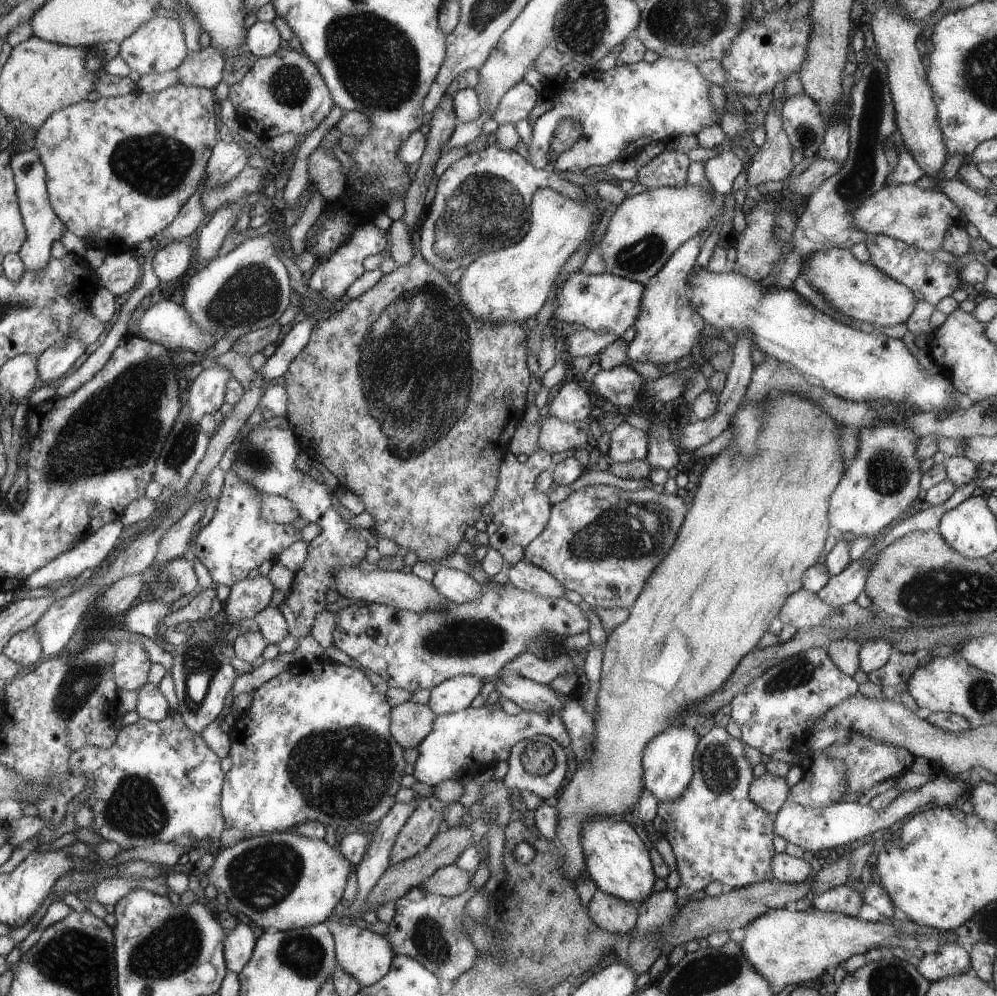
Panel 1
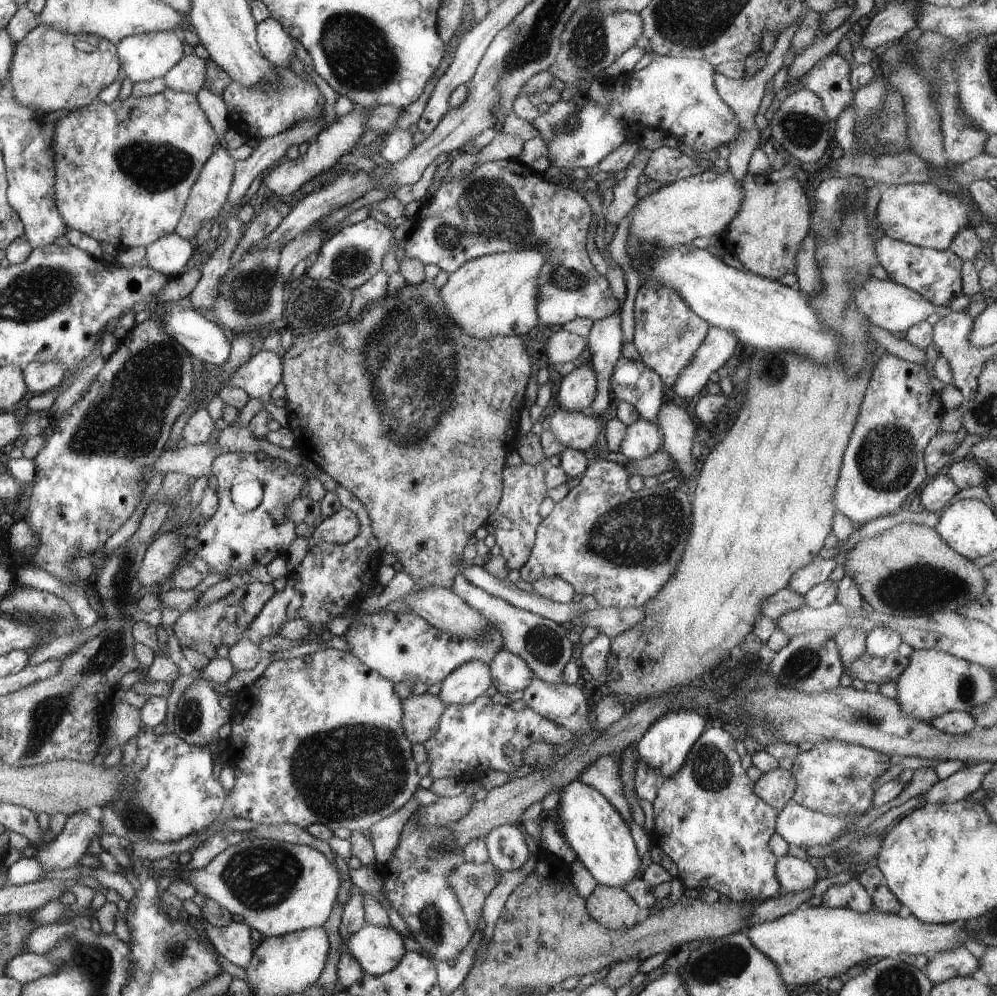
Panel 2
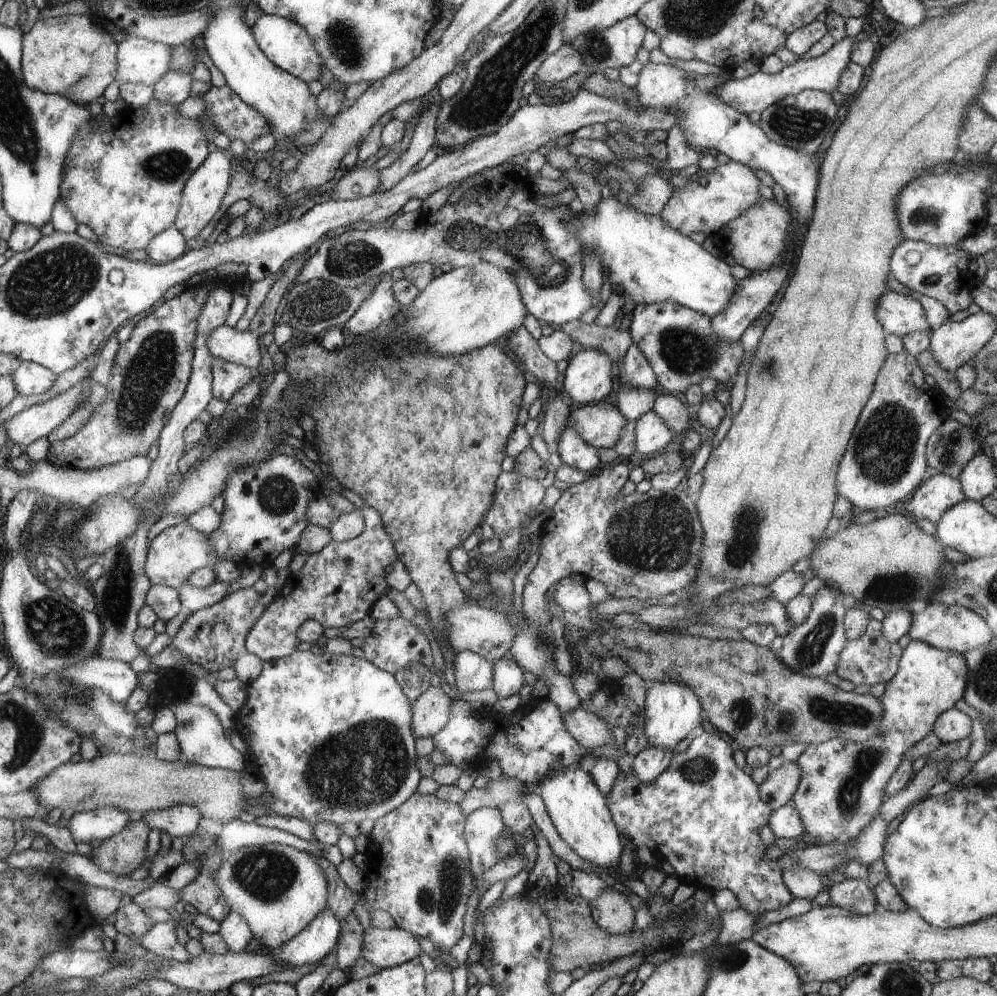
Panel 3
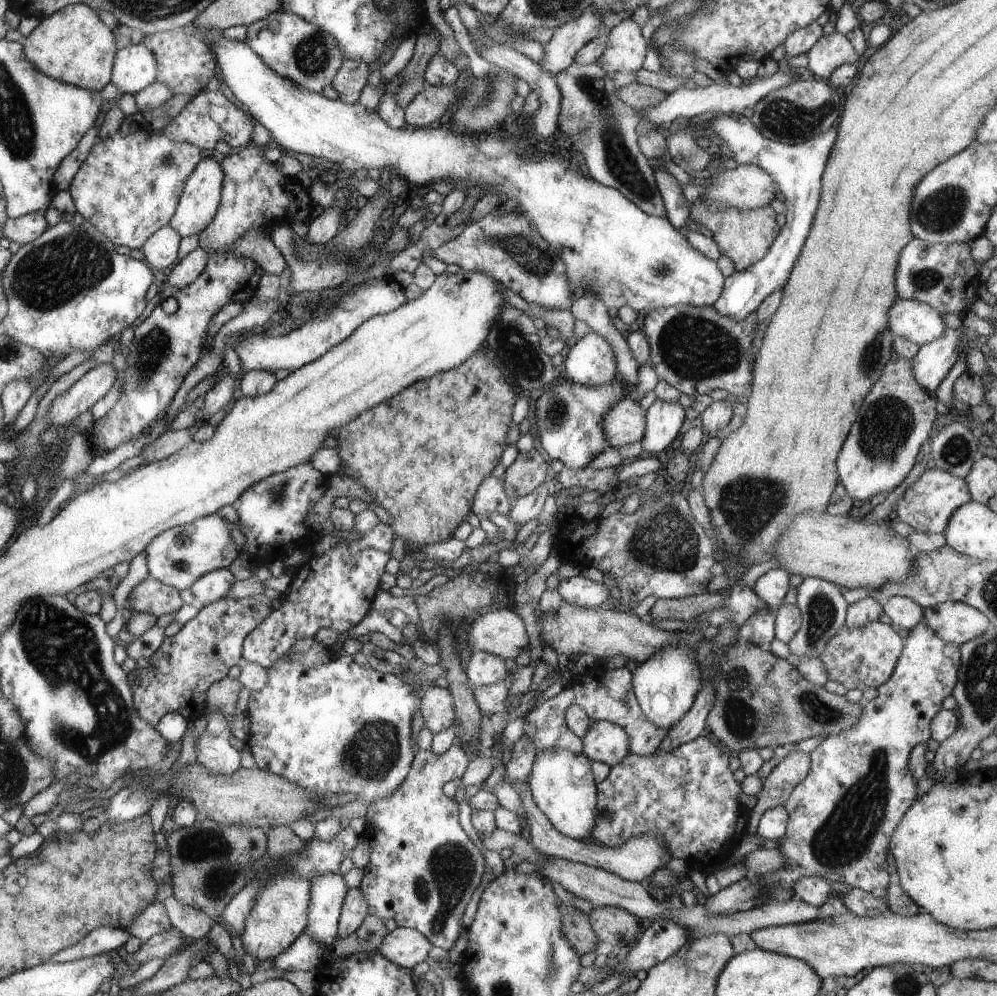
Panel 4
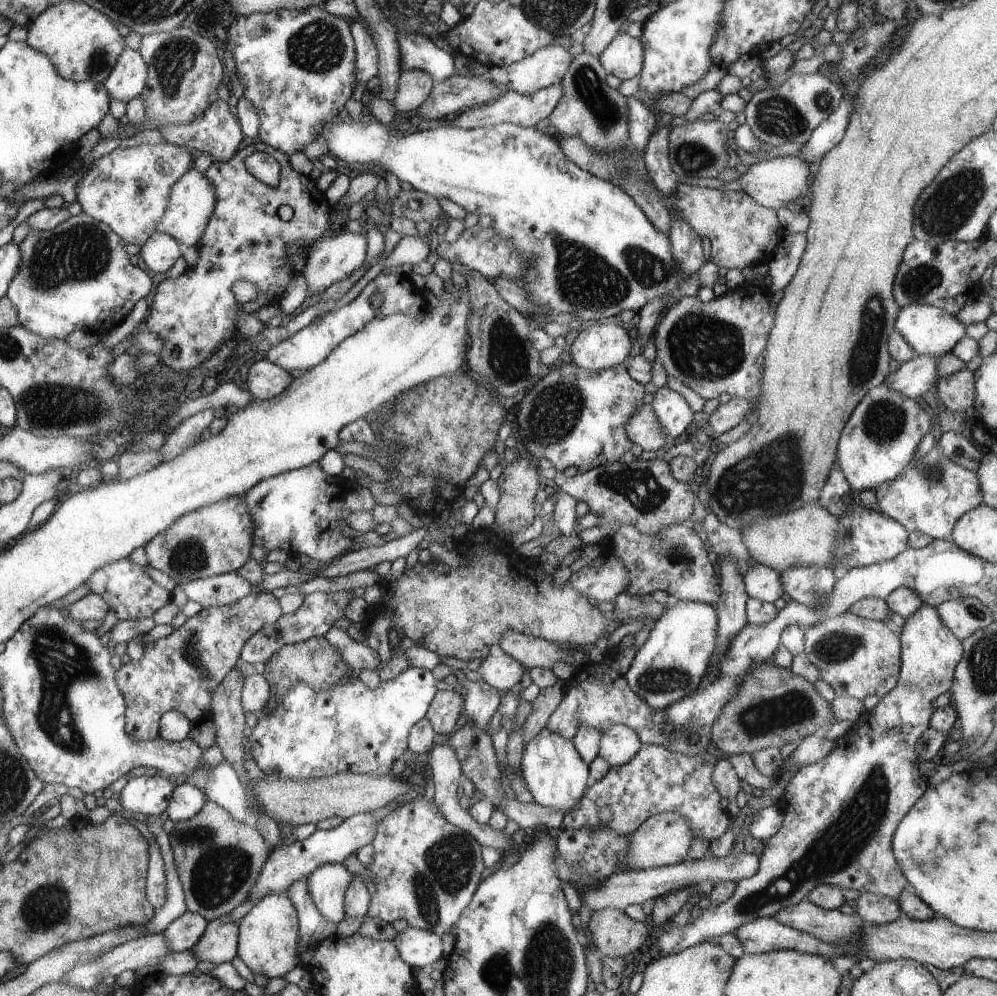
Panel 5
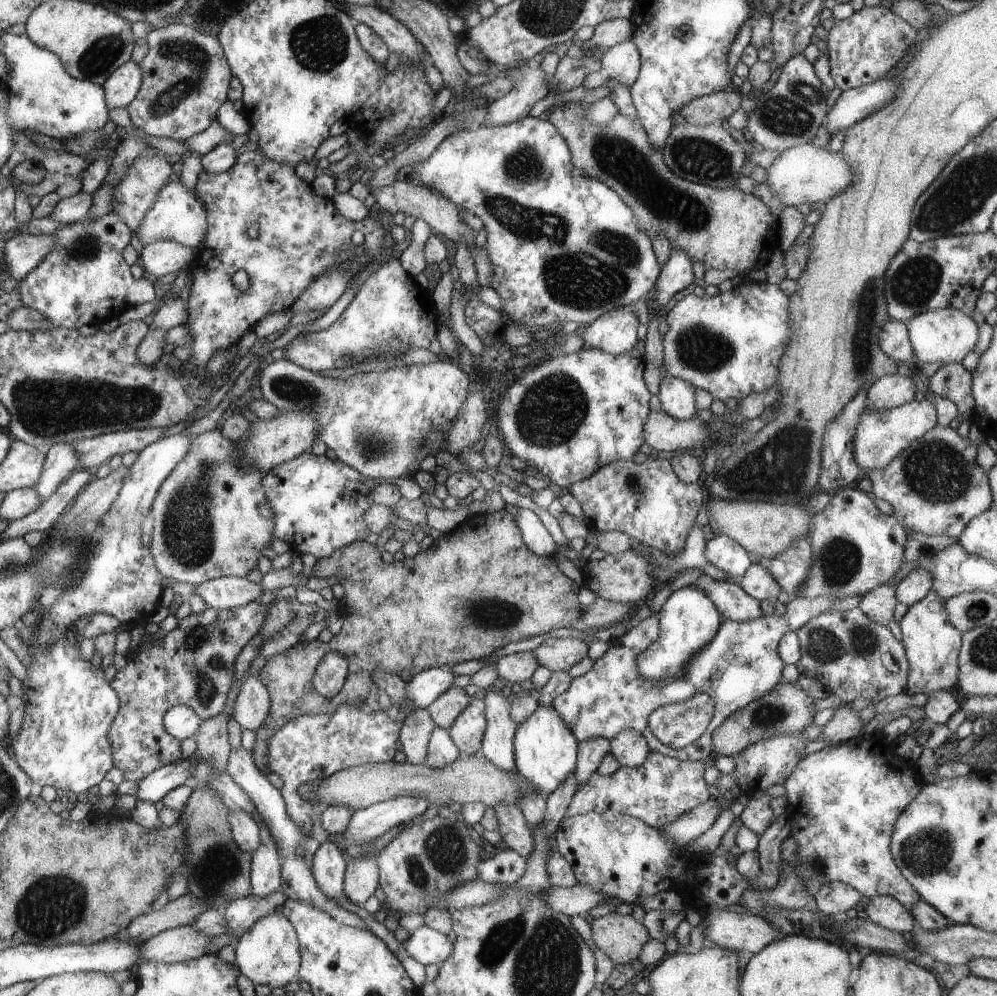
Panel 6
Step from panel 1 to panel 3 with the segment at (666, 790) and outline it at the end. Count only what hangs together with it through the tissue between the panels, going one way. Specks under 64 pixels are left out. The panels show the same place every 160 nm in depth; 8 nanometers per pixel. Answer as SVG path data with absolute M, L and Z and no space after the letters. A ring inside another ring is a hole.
M661 680L646 685L643 730L648 742L654 747L674 749L678 742L684 740L694 728L701 725L700 712L703 708L700 699L682 681Z

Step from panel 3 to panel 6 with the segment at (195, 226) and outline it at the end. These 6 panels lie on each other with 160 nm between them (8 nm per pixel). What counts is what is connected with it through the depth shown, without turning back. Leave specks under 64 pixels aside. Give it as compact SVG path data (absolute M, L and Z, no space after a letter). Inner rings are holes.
M174 177L162 188L157 202L149 211L149 214L145 216L145 220L138 228L135 237L138 248L144 248L158 240L168 240L198 249L205 243L208 231L208 210L205 202L202 201L201 196L195 189L186 185L184 180Z

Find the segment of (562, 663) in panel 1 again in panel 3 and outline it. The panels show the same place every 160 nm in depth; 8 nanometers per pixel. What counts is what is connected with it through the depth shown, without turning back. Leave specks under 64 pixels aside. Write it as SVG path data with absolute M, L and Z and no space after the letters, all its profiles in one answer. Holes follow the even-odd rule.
M502 658L502 661L494 663L494 680L491 688L499 698L508 698L512 694L520 693L520 688L526 684L523 668L508 658Z

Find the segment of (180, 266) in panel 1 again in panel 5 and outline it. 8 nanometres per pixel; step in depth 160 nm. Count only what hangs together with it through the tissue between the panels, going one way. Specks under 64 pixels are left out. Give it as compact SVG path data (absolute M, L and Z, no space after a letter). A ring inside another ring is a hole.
M154 233L143 244L140 250L141 261L150 272L160 274L170 270L176 260L183 255L183 247L171 236L164 233Z

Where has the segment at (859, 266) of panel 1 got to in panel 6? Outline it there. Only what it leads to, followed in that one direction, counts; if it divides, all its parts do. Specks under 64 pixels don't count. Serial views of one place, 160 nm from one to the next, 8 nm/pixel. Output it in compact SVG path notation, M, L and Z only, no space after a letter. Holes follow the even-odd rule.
M950 307L920 312L912 316L905 325L914 355L919 362L961 363L966 354L974 351L974 346L978 344L978 324L964 312Z

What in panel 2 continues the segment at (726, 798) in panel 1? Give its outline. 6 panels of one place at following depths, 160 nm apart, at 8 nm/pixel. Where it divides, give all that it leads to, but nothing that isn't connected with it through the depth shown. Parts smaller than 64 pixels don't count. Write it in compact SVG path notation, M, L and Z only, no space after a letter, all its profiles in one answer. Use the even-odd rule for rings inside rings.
M718 723L704 730L690 748L683 767L658 787L656 798L651 802L654 815L652 846L657 846L676 862L678 878L684 888L700 891L710 887L730 902L753 901L758 904L785 893L775 875L778 857L768 845L770 836L775 832L778 810L755 794L755 782L746 775L740 759L735 739Z

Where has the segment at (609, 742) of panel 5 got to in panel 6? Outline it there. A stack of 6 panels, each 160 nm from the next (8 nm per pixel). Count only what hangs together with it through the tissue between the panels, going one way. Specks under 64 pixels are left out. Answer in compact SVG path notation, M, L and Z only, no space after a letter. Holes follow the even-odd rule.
M622 730L610 742L610 754L621 767L635 768L646 760L651 749L640 732Z

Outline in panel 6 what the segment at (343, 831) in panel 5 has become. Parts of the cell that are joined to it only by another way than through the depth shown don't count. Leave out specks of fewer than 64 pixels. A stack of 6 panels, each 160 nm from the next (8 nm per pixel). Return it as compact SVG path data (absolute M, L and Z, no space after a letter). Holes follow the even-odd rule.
M400 796L355 811L348 822L348 828L341 833L344 845L342 851L351 844L358 846L376 841L394 827L423 815L430 805L431 802L426 798Z

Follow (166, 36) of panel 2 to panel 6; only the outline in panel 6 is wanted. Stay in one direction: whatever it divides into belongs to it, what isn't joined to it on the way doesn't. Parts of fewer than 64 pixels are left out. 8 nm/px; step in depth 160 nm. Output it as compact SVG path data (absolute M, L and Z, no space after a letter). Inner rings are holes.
M132 60L122 64L122 67L101 85L105 90L106 103L110 110L129 107L137 99L143 82L144 72L141 64L136 64Z

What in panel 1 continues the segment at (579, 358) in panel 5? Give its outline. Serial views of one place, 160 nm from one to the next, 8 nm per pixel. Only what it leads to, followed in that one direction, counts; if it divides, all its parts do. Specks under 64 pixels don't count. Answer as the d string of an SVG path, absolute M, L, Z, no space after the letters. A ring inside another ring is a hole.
M576 379L567 381L554 397L549 399L549 416L558 417L564 422L591 419L589 390Z

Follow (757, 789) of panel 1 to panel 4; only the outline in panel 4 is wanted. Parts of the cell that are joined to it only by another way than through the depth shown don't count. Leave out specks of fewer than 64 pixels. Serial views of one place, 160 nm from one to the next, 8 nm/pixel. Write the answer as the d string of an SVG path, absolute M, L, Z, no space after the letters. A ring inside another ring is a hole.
M790 751L778 759L770 775L764 779L762 792L757 795L757 803L747 816L745 834L757 835L757 826L762 815L771 808L782 807L790 793L808 776L811 756L804 751Z

